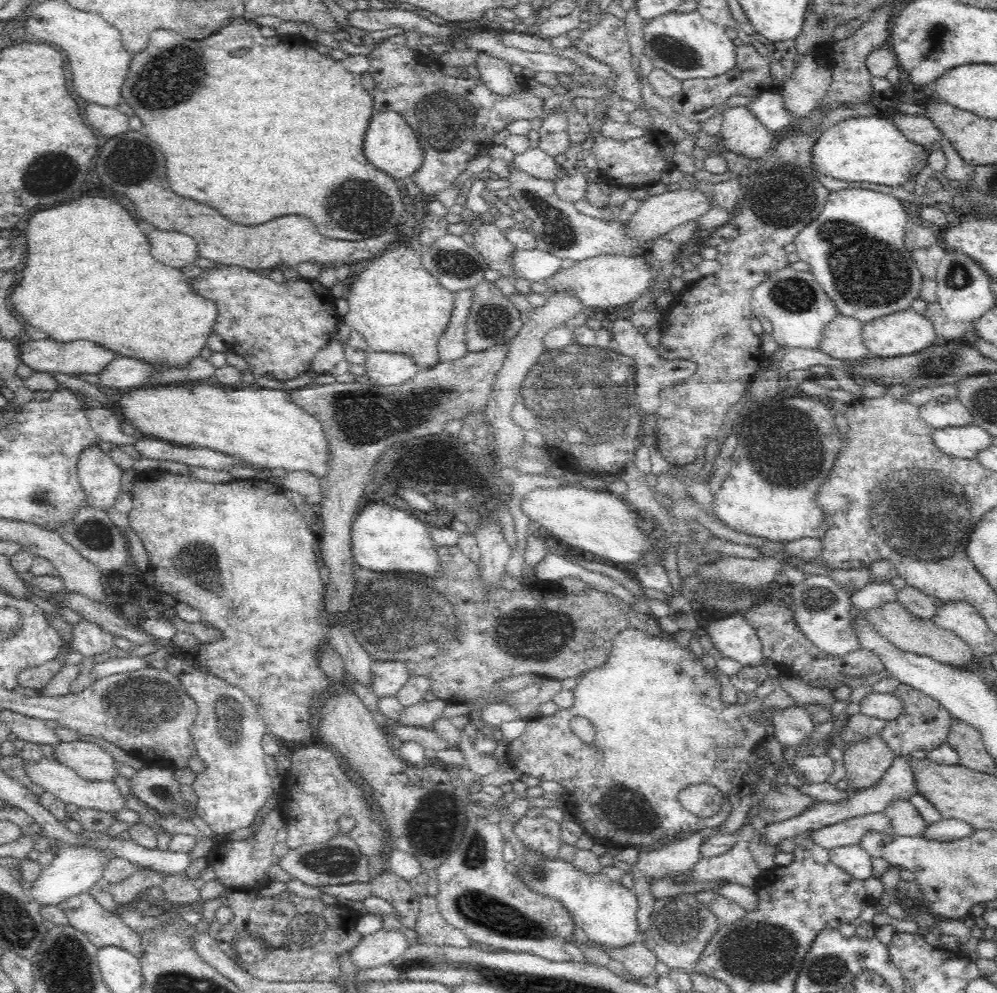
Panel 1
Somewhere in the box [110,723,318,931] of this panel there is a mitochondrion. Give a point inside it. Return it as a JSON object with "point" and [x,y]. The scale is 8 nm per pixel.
{"point":[163,792]}

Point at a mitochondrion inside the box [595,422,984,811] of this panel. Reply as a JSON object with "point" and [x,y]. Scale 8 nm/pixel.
{"point":[917,513]}

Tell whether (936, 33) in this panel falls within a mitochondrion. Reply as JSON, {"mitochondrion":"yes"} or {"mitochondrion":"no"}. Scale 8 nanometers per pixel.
{"mitochondrion":"yes"}

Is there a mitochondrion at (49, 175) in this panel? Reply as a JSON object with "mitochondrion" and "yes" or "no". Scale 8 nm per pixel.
{"mitochondrion":"yes"}

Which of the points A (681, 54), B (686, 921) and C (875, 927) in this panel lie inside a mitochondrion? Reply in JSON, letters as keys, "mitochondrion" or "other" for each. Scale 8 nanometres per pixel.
{"A":"mitochondrion","B":"mitochondrion","C":"other"}

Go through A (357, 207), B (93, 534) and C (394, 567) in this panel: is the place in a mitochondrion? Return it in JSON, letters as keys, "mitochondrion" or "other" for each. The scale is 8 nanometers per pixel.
{"A":"mitochondrion","B":"mitochondrion","C":"mitochondrion"}

